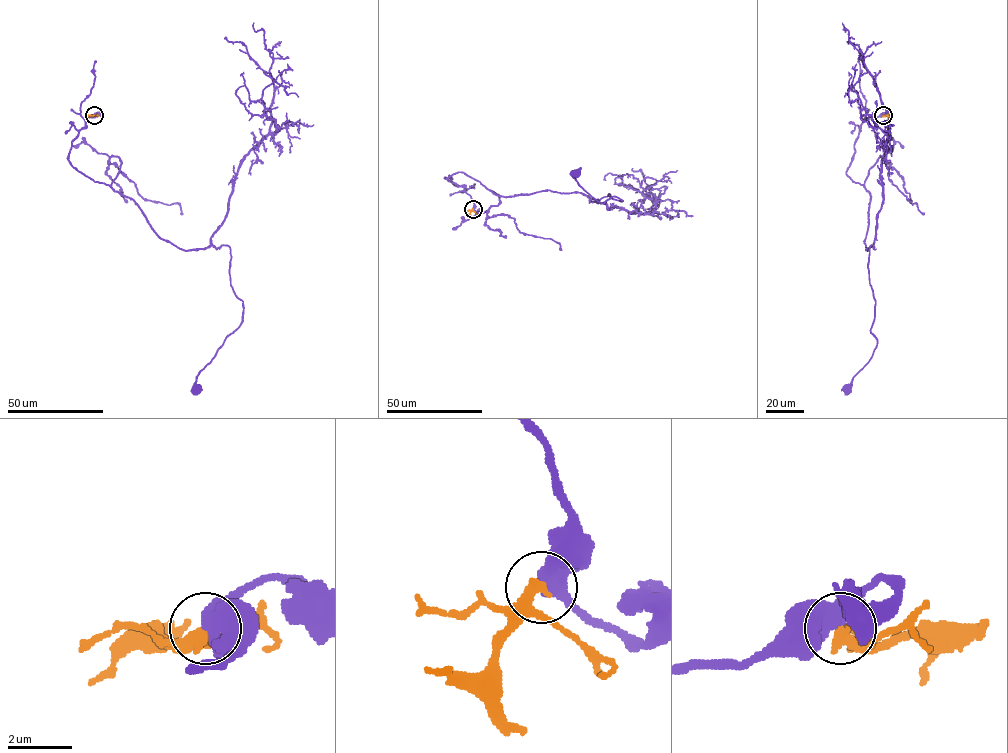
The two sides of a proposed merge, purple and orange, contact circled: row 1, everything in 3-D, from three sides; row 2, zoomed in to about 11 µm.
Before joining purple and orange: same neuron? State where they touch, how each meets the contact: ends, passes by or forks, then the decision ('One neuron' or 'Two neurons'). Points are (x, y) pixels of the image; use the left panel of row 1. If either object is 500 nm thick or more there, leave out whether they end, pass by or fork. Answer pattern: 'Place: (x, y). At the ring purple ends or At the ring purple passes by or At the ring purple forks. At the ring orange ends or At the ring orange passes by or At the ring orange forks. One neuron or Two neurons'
Place: (94, 115). Two neurons

